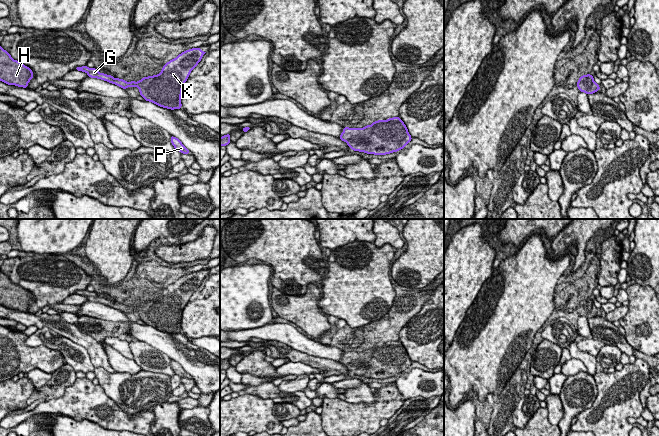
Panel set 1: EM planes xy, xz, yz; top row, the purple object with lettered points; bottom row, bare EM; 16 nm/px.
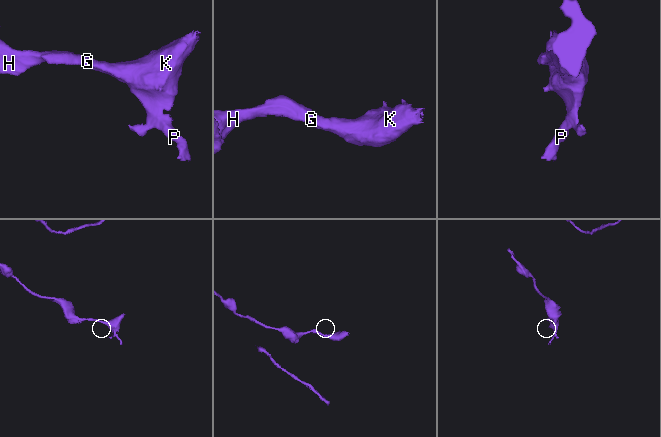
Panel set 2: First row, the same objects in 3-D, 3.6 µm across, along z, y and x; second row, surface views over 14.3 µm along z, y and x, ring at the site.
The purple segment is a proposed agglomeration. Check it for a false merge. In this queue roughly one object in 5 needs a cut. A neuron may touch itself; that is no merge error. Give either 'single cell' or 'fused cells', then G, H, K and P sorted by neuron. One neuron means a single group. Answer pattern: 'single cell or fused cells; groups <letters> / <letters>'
single cell; groups G H K P

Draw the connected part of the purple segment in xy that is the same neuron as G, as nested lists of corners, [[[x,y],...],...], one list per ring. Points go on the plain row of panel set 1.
[[[200,271],[185,274],[167,286],[159,298],[141,302],[138,306],[114,302],[87,290],[76,291],[75,294],[86,296],[88,301],[107,305],[123,313],[136,310],[145,325],[174,334],[181,333],[183,310],[205,277]]]

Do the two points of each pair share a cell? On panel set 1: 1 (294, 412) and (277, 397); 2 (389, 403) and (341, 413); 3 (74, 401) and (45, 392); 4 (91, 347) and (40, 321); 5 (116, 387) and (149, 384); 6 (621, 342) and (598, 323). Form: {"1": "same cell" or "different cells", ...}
{"1": "different cells", "2": "same cell", "3": "different cells", "4": "same cell", "5": "same cell", "6": "same cell"}

